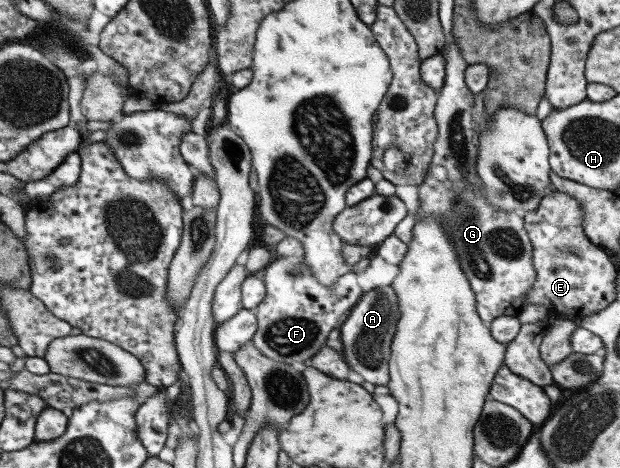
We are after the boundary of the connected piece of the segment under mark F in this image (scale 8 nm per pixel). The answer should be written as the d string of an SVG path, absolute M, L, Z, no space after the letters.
M274 256L263 268L265 294L256 306L257 328L250 343L265 358L292 364L310 359L325 345L328 332L334 328L340 314L357 303L361 295L356 272L341 275L333 285L320 285L304 262L294 263L288 258Z

